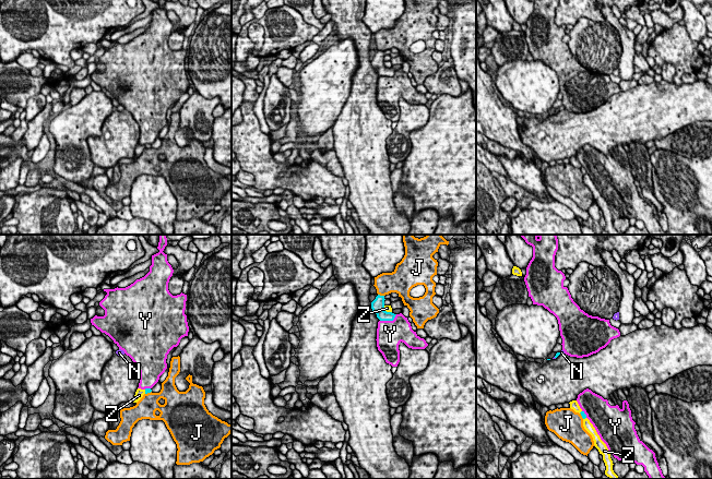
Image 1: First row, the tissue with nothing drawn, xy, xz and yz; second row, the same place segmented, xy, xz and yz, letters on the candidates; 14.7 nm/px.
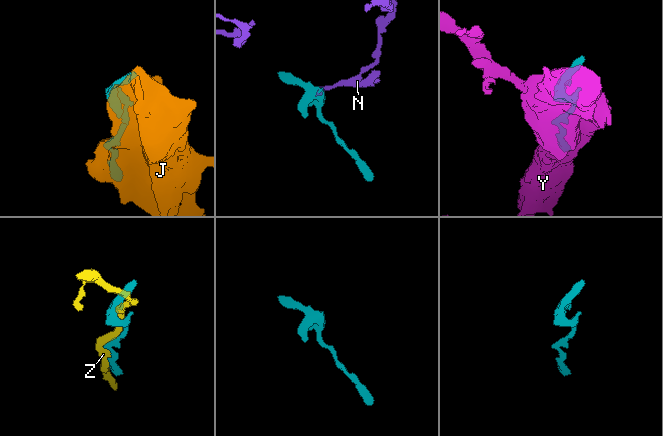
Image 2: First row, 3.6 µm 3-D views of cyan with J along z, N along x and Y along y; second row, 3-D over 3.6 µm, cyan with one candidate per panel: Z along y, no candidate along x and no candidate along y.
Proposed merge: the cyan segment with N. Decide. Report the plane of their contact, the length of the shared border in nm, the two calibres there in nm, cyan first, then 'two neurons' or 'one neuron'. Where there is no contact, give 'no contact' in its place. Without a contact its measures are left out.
no contact; one neuron

